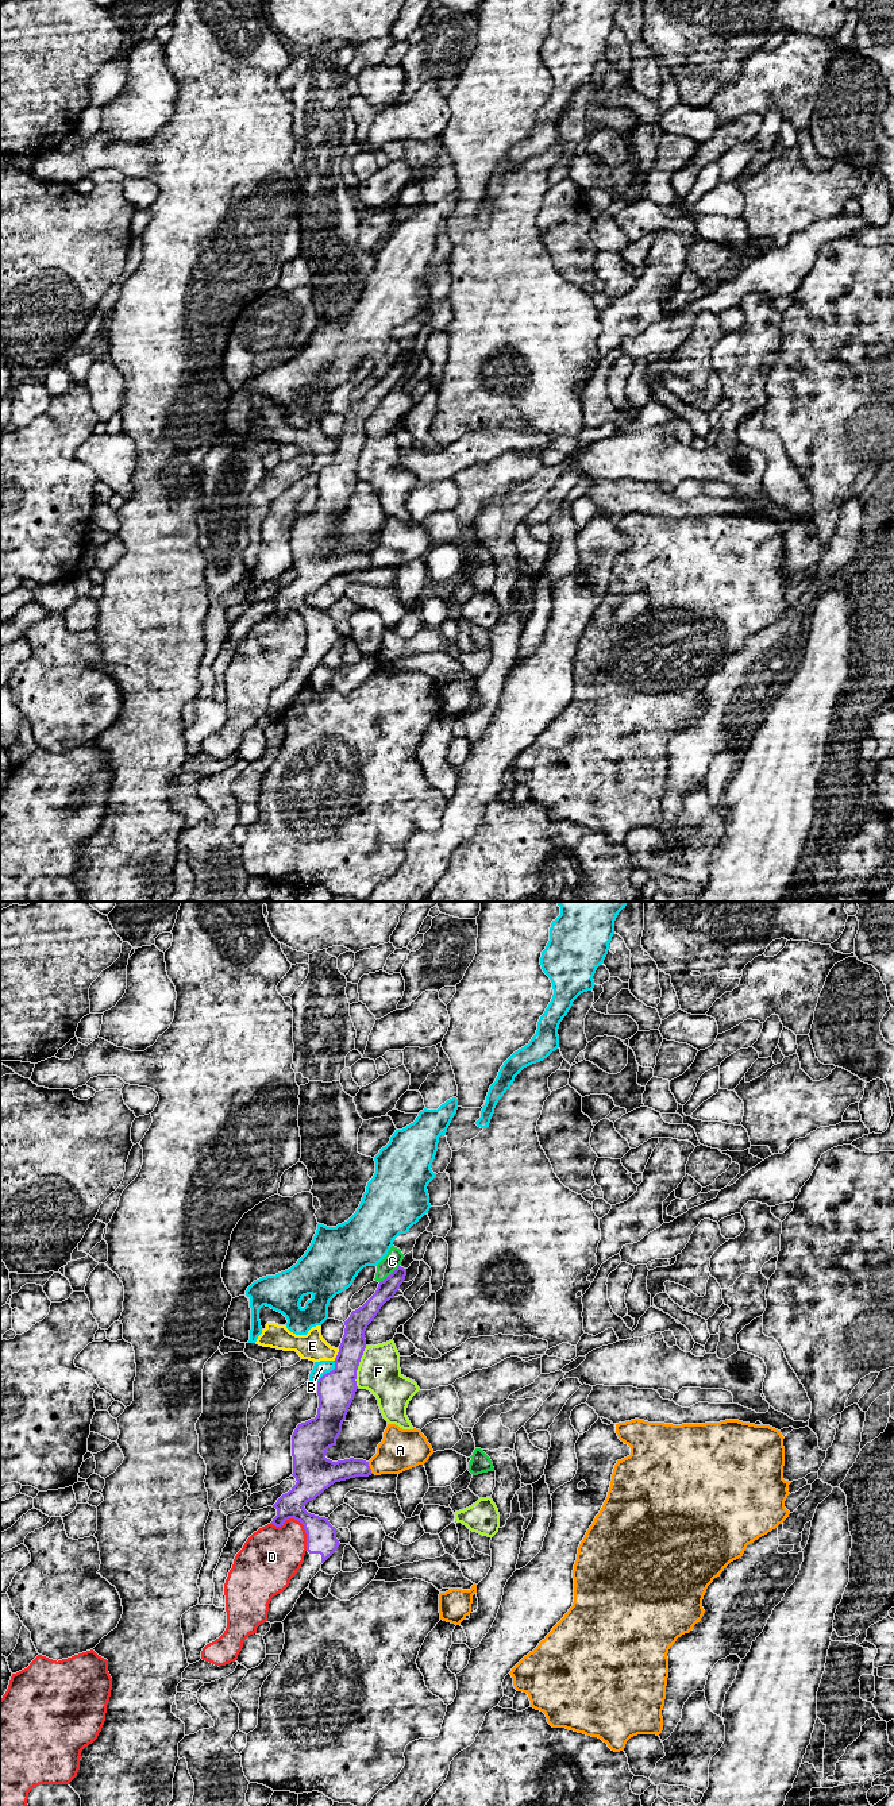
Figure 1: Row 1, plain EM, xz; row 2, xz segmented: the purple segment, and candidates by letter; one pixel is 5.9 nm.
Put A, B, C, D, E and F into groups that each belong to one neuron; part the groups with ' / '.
A / B / C / D / E / F

